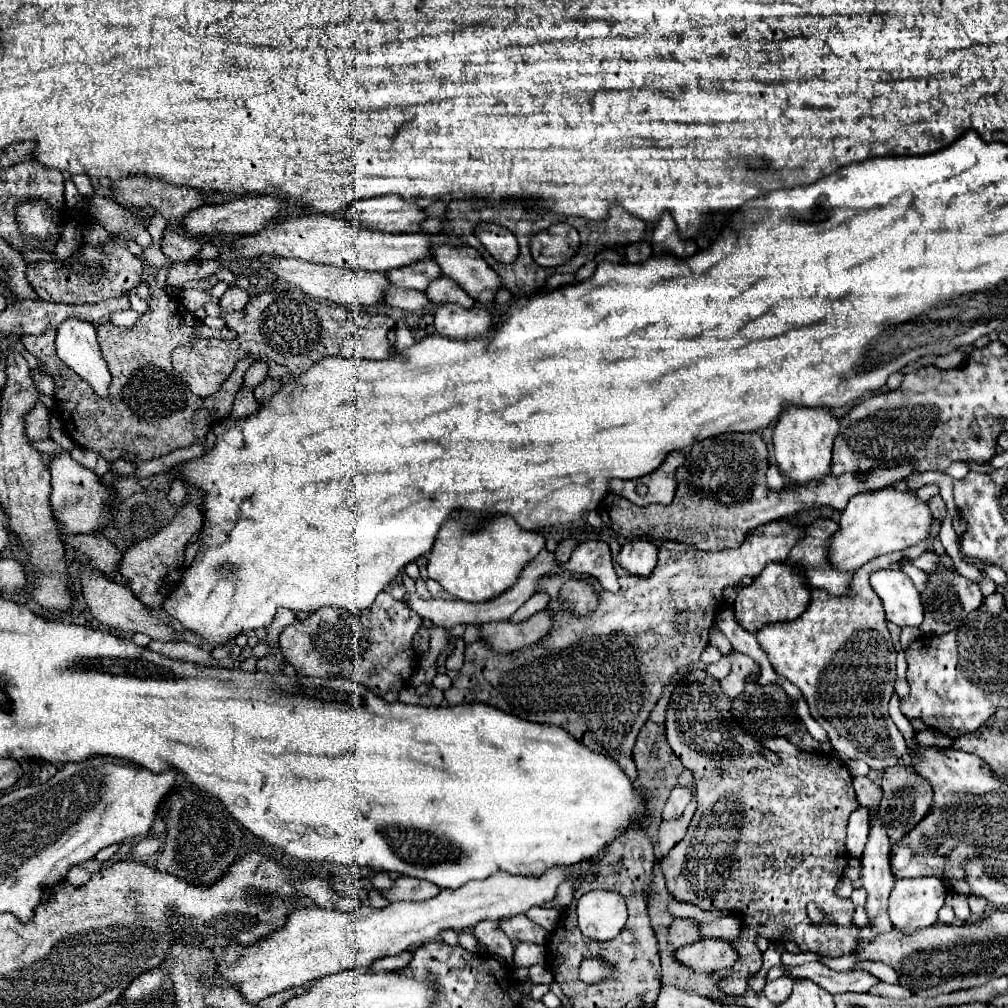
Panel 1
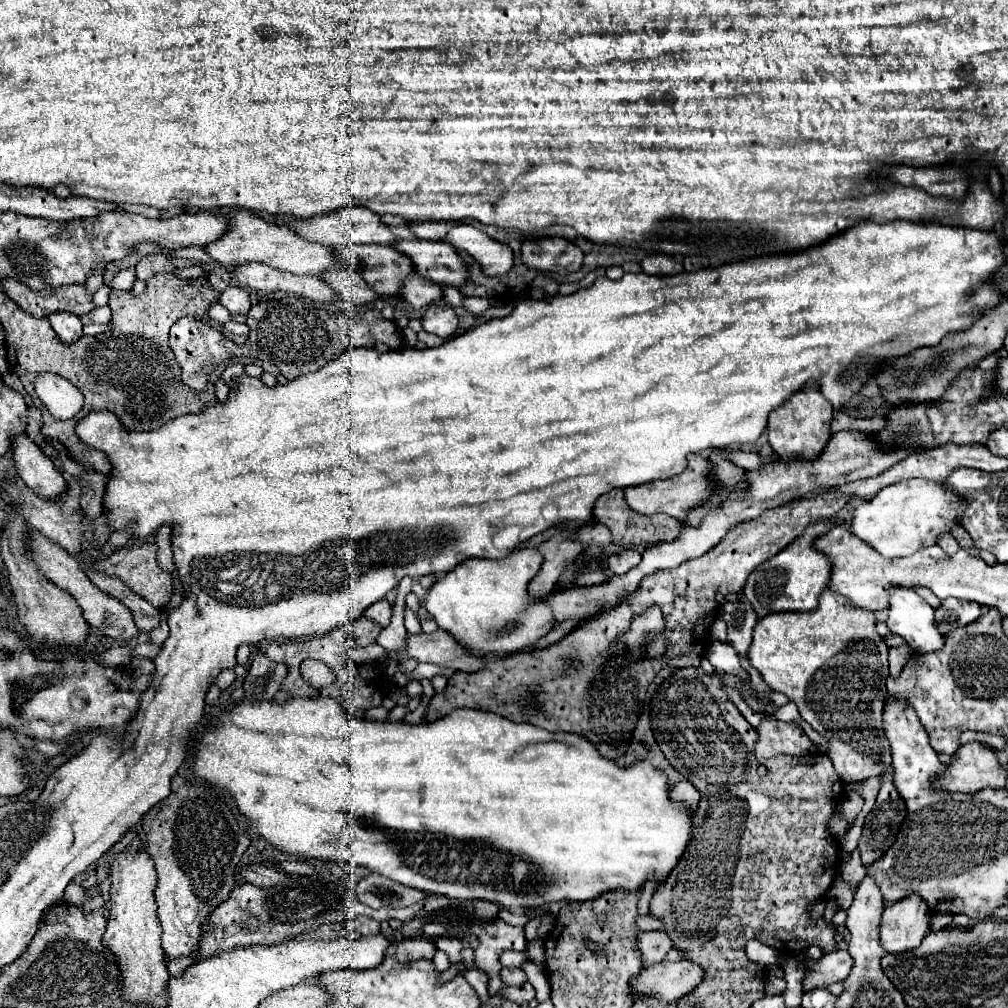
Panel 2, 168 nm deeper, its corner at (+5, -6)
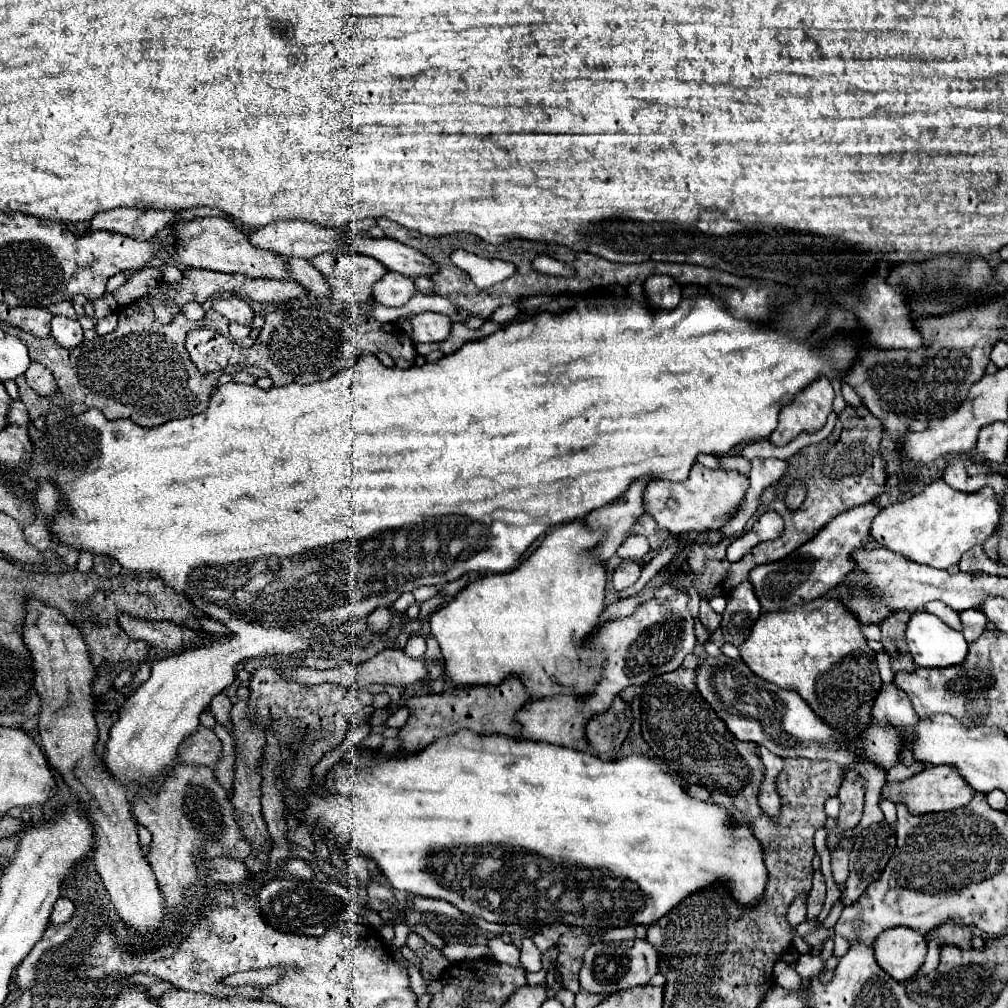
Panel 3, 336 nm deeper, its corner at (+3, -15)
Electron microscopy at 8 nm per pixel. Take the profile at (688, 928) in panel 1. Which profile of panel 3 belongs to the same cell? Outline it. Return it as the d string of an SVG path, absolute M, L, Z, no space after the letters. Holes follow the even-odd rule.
M634 939L634 941L612 941L612 943L590 945L588 951L584 953L584 963L582 963L578 979L588 993L612 995L616 991L646 985L650 977L656 973L658 973L656 949L644 939Z

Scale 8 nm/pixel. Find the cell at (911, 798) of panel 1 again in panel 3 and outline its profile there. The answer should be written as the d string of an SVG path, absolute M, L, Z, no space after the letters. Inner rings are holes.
M886 821L862 829L854 849L850 851L850 875L840 897L842 905L852 905L866 891L866 887L882 875L894 847L896 835Z

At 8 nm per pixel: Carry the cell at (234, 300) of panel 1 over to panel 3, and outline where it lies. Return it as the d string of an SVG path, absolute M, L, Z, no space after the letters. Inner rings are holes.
M230 297L230 299L216 299L212 303L212 309L216 309L220 315L228 317L234 323L242 323L242 325L252 325L254 319L254 311L252 307L240 299L240 297Z

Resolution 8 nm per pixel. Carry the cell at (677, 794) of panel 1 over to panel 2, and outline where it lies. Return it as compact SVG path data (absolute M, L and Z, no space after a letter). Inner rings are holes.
M682 780L682 782L674 784L672 790L670 790L670 800L676 802L676 804L682 804L686 808L696 808L700 798L702 798L700 792L688 780Z

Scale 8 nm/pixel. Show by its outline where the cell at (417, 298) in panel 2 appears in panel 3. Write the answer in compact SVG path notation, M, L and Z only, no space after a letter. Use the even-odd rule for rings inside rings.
M388 271L388 275L384 275L384 279L380 279L380 283L374 287L374 301L386 307L402 307L408 303L414 289L414 283L406 275Z

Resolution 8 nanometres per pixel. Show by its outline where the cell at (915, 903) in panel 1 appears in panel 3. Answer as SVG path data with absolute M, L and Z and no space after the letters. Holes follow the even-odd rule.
M896 927L880 933L874 943L876 963L898 983L912 979L924 963L926 939L908 927Z

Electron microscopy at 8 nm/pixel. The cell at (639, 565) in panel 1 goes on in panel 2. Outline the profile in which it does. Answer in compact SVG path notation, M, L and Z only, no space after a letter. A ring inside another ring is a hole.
M622 548L622 550L614 552L614 554L610 554L608 570L612 574L616 574L616 576L624 576L632 568L636 568L640 560L642 560L642 554L636 548Z

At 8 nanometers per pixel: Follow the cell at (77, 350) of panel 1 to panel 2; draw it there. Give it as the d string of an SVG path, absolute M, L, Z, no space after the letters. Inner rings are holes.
M56 312L56 314L50 314L48 316L54 332L58 334L58 338L66 344L72 344L76 342L78 338L82 338L82 322L78 320L76 314L70 314L70 312Z

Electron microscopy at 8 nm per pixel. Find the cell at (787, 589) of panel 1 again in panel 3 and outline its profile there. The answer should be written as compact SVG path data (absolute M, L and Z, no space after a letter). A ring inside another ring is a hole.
M870 501L866 505L858 505L850 511L834 517L814 539L810 539L808 543L798 547L792 555L788 555L780 561L774 561L774 563L758 565L756 569L752 569L750 581L754 585L754 591L756 591L756 597L762 605L762 609L764 611L782 611L782 609L788 609L798 603L808 603L816 597L822 597L830 589L834 589L854 569L852 551L856 551L868 543L872 519L880 513L880 509L882 507L876 505L874 501Z

